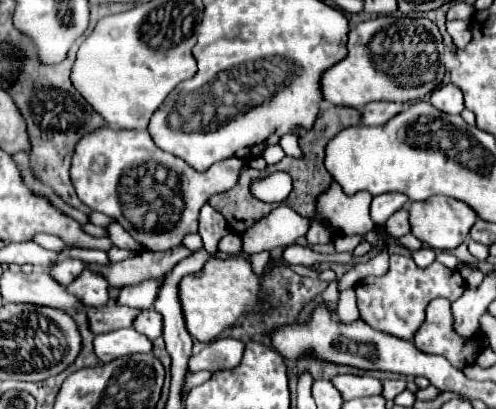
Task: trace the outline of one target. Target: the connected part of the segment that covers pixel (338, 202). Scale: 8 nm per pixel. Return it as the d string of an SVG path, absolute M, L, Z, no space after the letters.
M337 182L329 186L329 190L317 200L317 214L309 222L309 230L305 234L305 240L309 244L331 244L335 236L345 234L345 236L365 236L367 232L373 230L373 220L369 216L369 204L371 204L371 194L369 192L357 192L353 196L347 196Z

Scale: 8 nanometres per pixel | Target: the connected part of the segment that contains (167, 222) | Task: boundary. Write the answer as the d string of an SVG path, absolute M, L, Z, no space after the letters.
M101 128L77 144L71 182L91 210L111 216L137 242L149 250L169 250L179 246L187 234L197 232L201 206L211 196L231 190L243 168L243 160L227 158L205 172L197 172L183 158L159 150L147 132Z

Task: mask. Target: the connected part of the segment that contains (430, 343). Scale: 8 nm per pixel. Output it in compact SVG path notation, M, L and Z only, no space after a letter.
M445 298L431 300L425 312L427 318L413 338L417 350L445 356L459 370L473 364L479 356L479 346L475 338L463 338L453 330L451 302Z

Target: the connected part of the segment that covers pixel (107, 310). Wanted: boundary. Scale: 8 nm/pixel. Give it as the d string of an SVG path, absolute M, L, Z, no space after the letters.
M107 304L103 308L91 308L89 310L89 324L91 324L91 332L93 334L105 334L105 332L113 332L119 328L129 328L133 324L133 318L137 318L141 310L133 310L127 306L113 306Z

